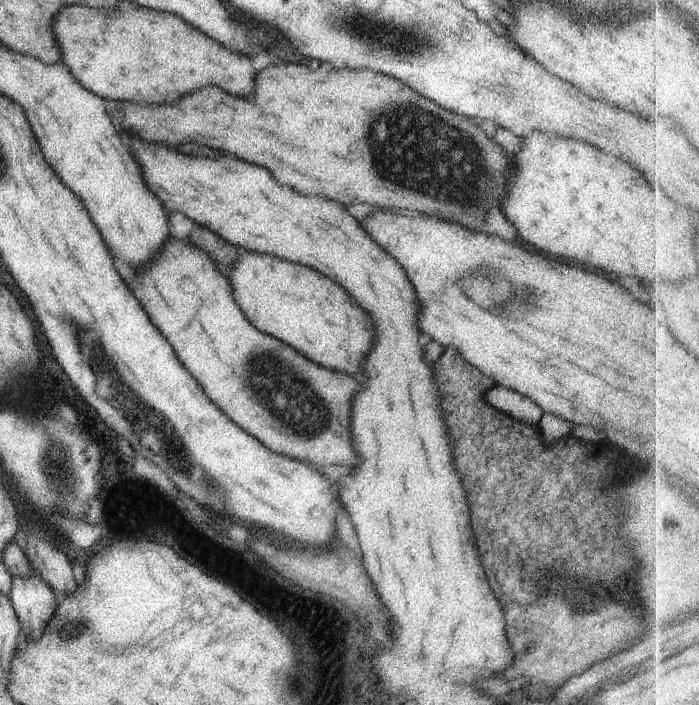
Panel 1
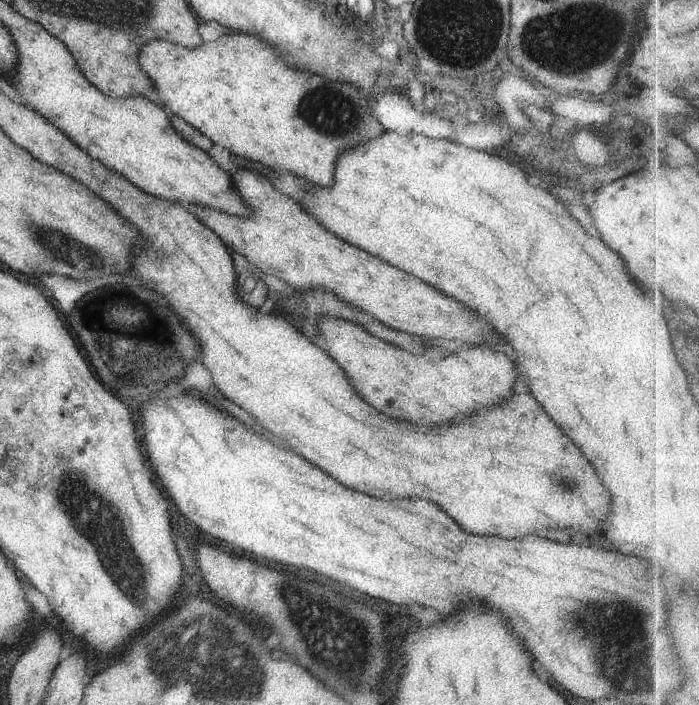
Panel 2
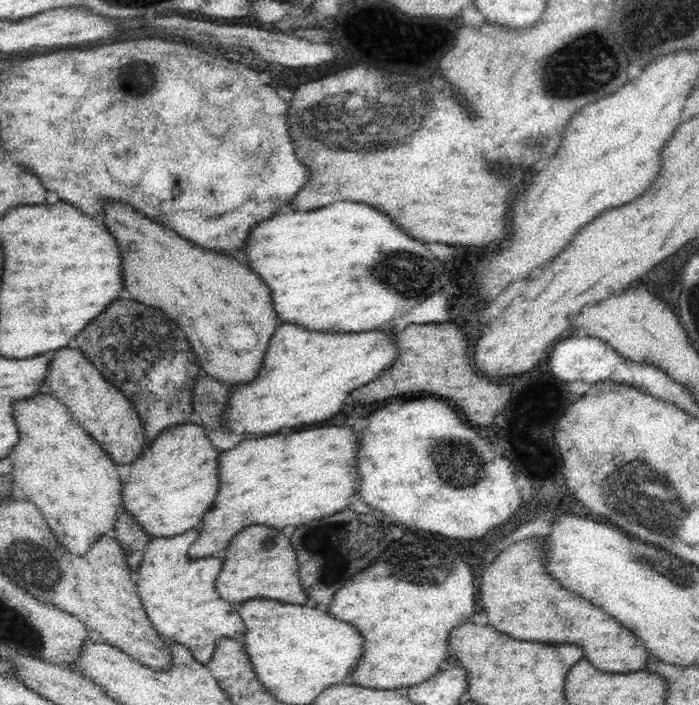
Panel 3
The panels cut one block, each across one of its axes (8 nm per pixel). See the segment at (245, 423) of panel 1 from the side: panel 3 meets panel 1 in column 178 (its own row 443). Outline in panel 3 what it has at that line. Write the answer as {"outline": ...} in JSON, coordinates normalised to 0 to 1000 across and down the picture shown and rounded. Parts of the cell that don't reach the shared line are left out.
{"outline":[[[461,604],[461,607],[443,607],[443,610],[432,610],[432,613],[418,613],[418,616],[409,616],[409,613],[398,613],[388,617],[379,618],[363,618],[363,624],[358,621],[358,624],[349,624],[349,621],[343,621],[339,624],[346,624],[338,635],[332,635],[332,638],[326,638],[326,641],[320,641],[318,647],[315,647],[315,698],[312,698],[312,704],[309,704],[309,709],[306,709],[306,718],[303,718],[303,723],[292,732],[288,743],[286,752],[283,757],[283,763],[278,769],[275,769],[275,774],[272,774],[272,780],[269,780],[269,790],[272,793],[285,793],[302,790],[303,787],[318,787],[318,777],[323,777],[326,774],[326,769],[335,763],[335,760],[346,752],[346,749],[352,749],[352,746],[361,746],[361,743],[381,743],[381,746],[392,746],[392,749],[409,749],[409,746],[432,746],[432,743],[441,743],[441,740],[446,740],[446,738],[452,738],[452,735],[464,735],[464,732],[472,732],[472,729],[481,729],[481,726],[486,726],[486,723],[495,723],[495,718],[501,715],[501,709],[504,709],[504,704],[509,701],[509,695],[515,695],[515,689],[512,689],[512,672],[509,672],[509,641],[512,641],[512,613],[509,610],[504,610],[504,607],[498,607],[498,604]]]}

